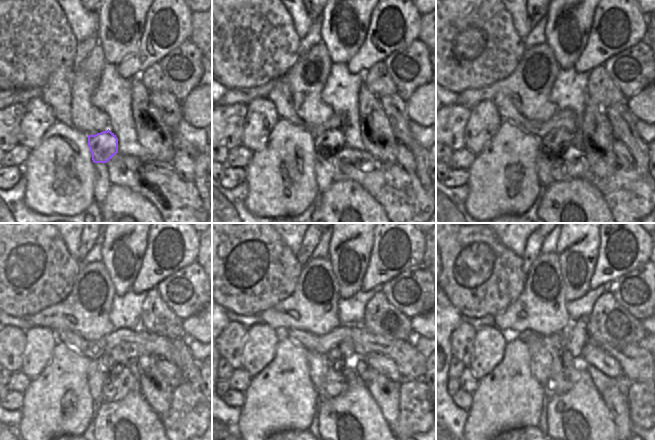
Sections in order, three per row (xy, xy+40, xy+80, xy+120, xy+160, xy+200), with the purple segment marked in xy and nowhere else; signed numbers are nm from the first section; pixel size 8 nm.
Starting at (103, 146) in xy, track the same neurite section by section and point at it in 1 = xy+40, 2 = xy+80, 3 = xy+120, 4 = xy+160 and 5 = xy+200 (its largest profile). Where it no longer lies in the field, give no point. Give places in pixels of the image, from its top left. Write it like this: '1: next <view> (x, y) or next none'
1: next xy+40 (328, 144)
2: next xy+80 (555, 142)
3: next xy+120 (117, 357)
4: next xy+160 (345, 350)
5: next xy+200 (572, 339)

